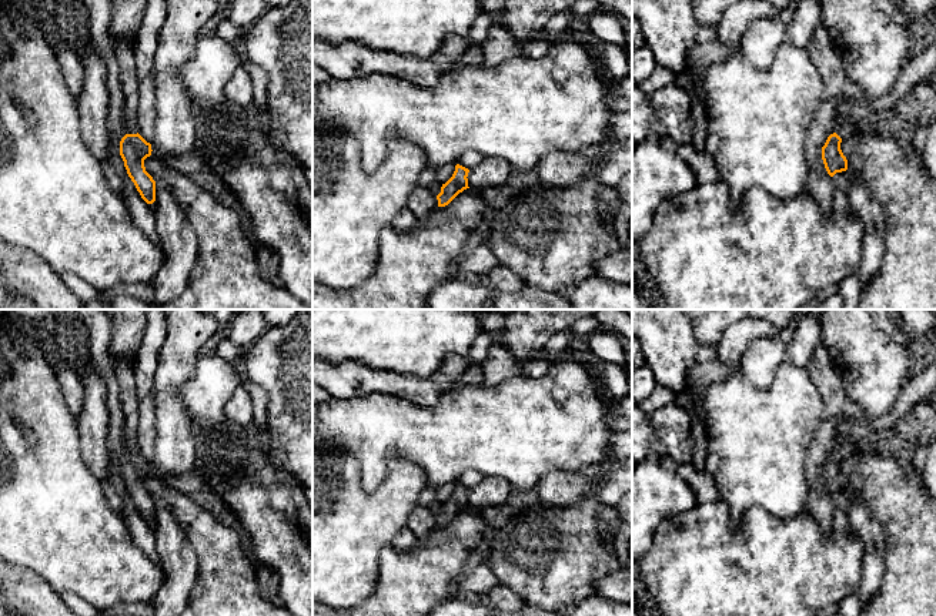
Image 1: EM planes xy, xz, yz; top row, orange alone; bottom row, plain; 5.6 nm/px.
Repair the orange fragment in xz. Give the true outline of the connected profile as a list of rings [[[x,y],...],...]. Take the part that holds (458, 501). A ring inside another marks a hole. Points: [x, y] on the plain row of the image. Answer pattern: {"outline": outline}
{"outline": [[[457,483],[452,496],[442,503],[441,512],[437,515],[438,526],[448,525],[459,512],[469,508],[468,506],[468,492],[469,489]]]}

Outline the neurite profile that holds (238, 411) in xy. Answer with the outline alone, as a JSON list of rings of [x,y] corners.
[[[243,385],[235,388],[224,408],[224,415],[227,425],[238,429],[253,424],[253,401]]]

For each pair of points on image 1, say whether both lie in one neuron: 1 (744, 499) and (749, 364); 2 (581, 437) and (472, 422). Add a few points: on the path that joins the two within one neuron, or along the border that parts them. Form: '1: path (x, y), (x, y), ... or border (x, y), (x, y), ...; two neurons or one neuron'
1: border (779, 367), (764, 389), (738, 370); two neurons
2: path (554, 428), (500, 428); one neuron

